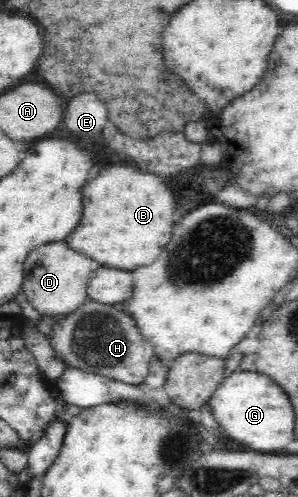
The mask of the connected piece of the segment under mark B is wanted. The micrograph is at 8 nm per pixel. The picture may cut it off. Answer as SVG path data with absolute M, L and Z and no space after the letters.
M114 166L98 174L82 188L82 214L76 228L63 240L72 252L92 260L95 266L134 272L152 264L158 252L168 244L174 228L174 198L166 184L160 184L152 174L136 172L128 166Z

